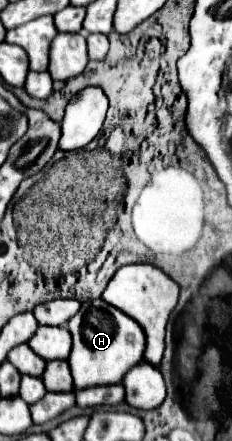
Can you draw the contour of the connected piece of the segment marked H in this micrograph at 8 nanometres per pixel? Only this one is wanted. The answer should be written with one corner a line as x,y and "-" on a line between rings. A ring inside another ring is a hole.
102,298
92,300
90,306
82,308
74,318
70,318
68,330
74,340
68,362
74,374
76,390
98,384
120,384
126,372
144,360
146,334
142,326
122,310
106,304

